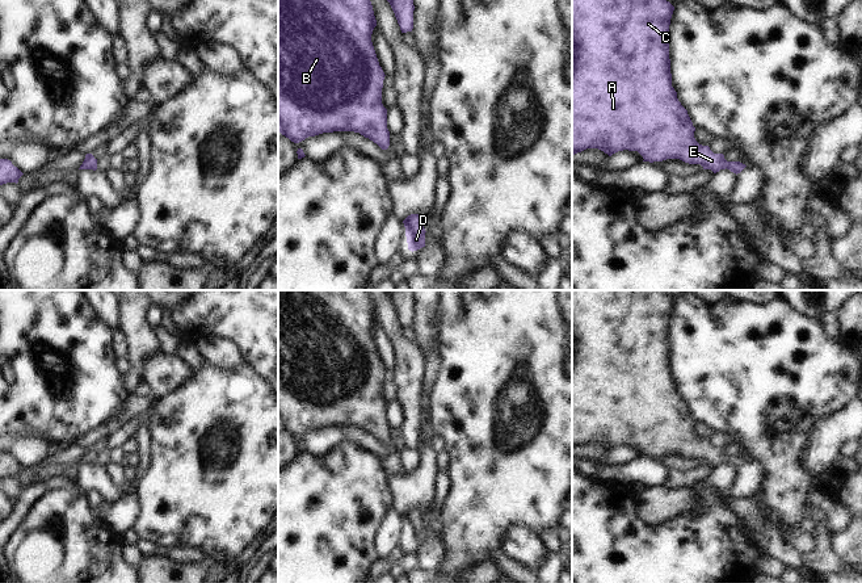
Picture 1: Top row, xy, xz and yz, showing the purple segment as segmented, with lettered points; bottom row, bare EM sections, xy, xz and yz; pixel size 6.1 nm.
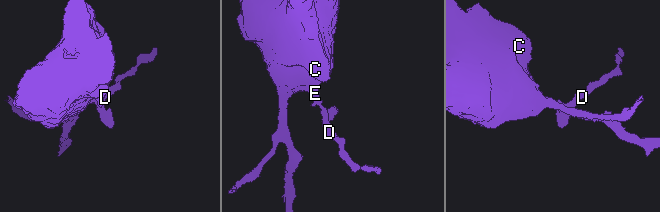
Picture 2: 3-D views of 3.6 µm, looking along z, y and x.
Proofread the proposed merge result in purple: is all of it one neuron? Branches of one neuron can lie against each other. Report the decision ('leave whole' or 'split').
leave whole

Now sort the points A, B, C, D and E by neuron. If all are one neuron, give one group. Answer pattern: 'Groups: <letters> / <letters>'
Groups: A B C D E

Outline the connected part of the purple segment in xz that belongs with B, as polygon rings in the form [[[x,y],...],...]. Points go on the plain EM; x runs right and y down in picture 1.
[[[278,290],[278,424],[294,437],[308,431],[333,425],[354,425],[377,437],[382,444],[390,440],[387,403],[382,398],[384,366],[379,360],[371,328],[377,320],[371,295],[367,290]]]

